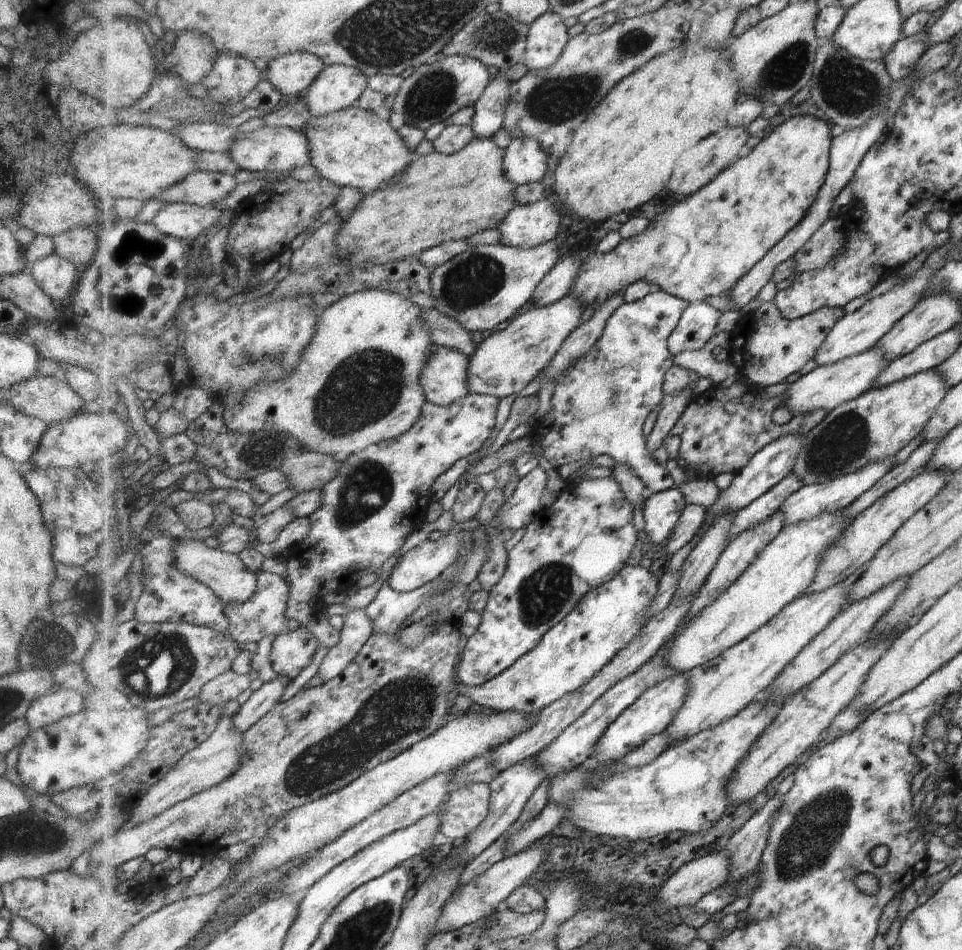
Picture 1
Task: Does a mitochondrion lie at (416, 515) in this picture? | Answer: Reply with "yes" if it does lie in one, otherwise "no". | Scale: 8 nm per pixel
no

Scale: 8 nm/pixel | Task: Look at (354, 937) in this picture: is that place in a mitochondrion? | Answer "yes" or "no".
yes

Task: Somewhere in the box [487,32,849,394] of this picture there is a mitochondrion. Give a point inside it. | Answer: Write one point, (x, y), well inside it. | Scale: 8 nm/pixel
(565, 98)

